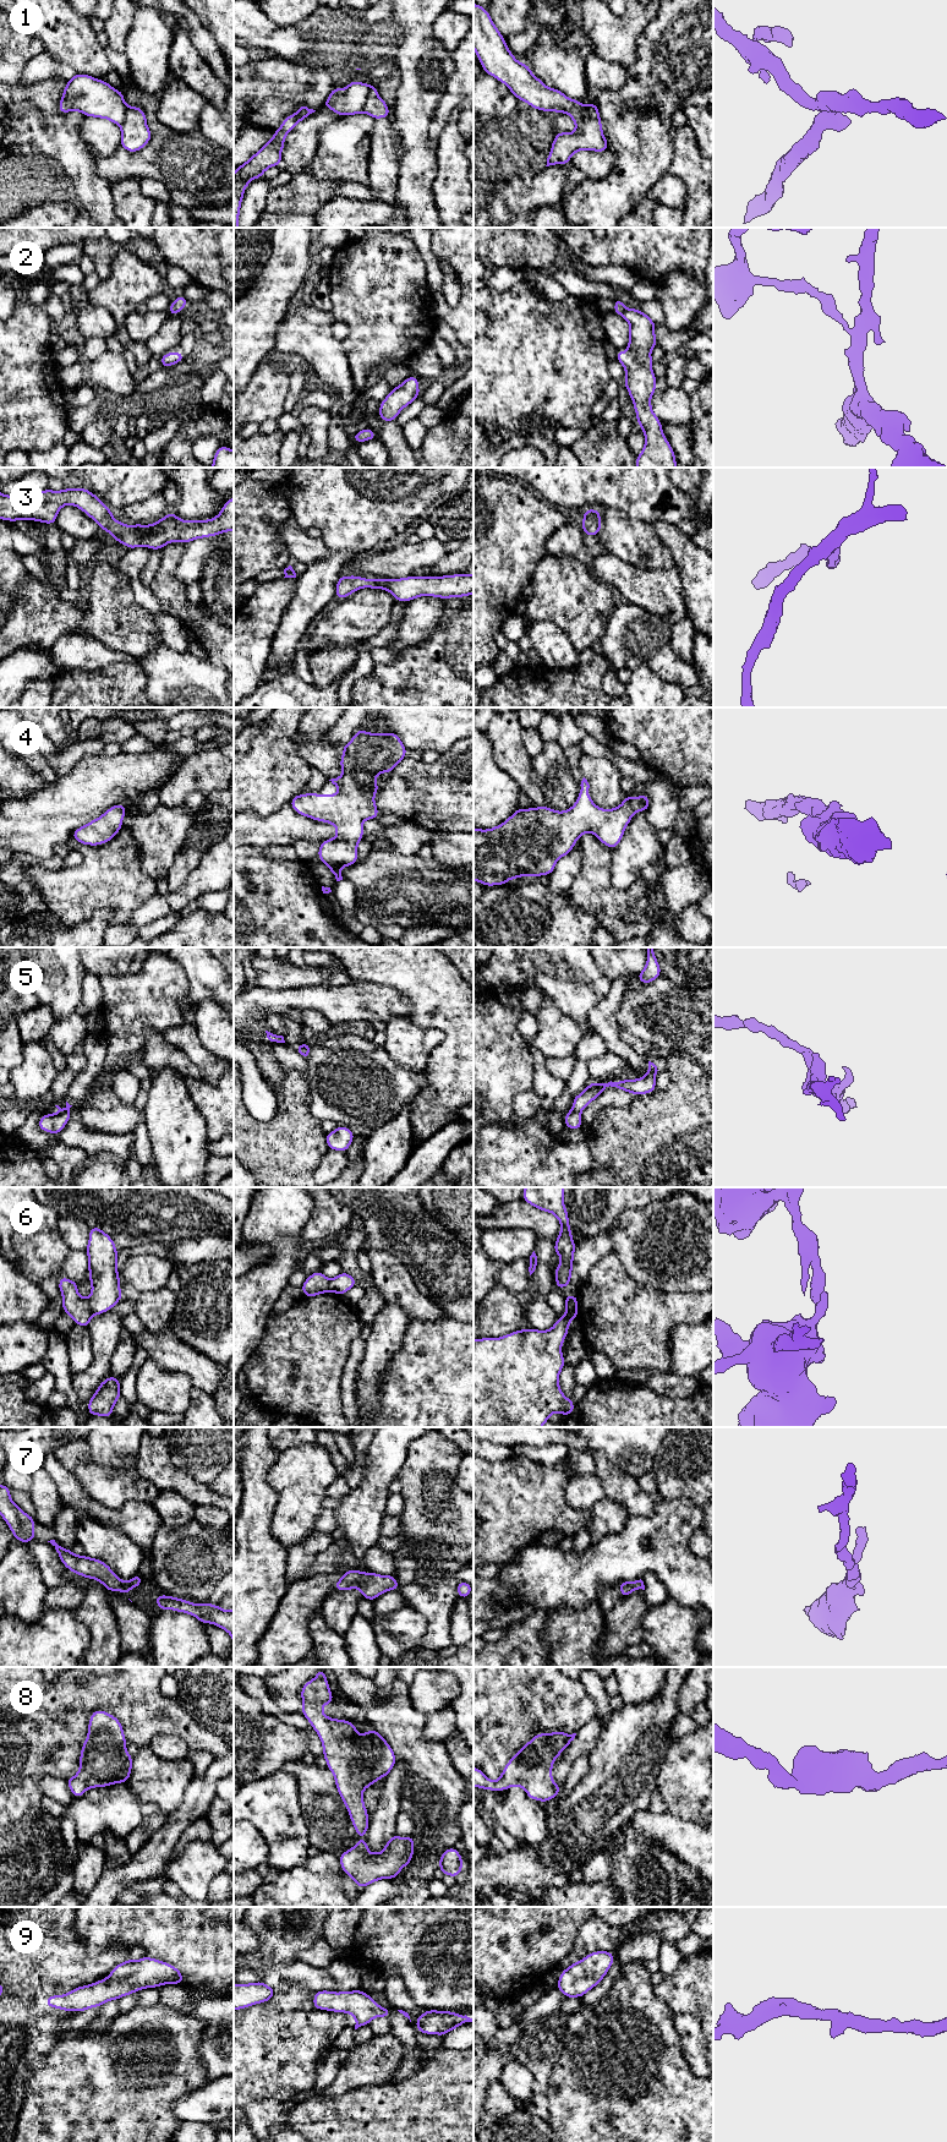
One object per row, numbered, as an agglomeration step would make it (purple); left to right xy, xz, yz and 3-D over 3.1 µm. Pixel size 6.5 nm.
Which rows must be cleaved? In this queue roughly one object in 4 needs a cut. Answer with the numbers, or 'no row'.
1, 2, 5, 6

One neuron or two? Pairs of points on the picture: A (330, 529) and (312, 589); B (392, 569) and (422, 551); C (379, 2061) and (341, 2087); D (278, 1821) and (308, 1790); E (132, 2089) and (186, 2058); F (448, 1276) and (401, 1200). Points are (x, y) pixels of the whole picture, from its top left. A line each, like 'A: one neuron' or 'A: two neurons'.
A: one neuron
B: one neuron
C: one neuron
D: two neurons
E: one neuron
F: one neuron

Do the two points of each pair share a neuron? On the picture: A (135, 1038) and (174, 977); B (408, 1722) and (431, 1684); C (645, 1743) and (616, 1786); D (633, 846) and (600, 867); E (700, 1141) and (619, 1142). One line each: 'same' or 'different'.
A: same
B: different
C: same
D: different
E: same

